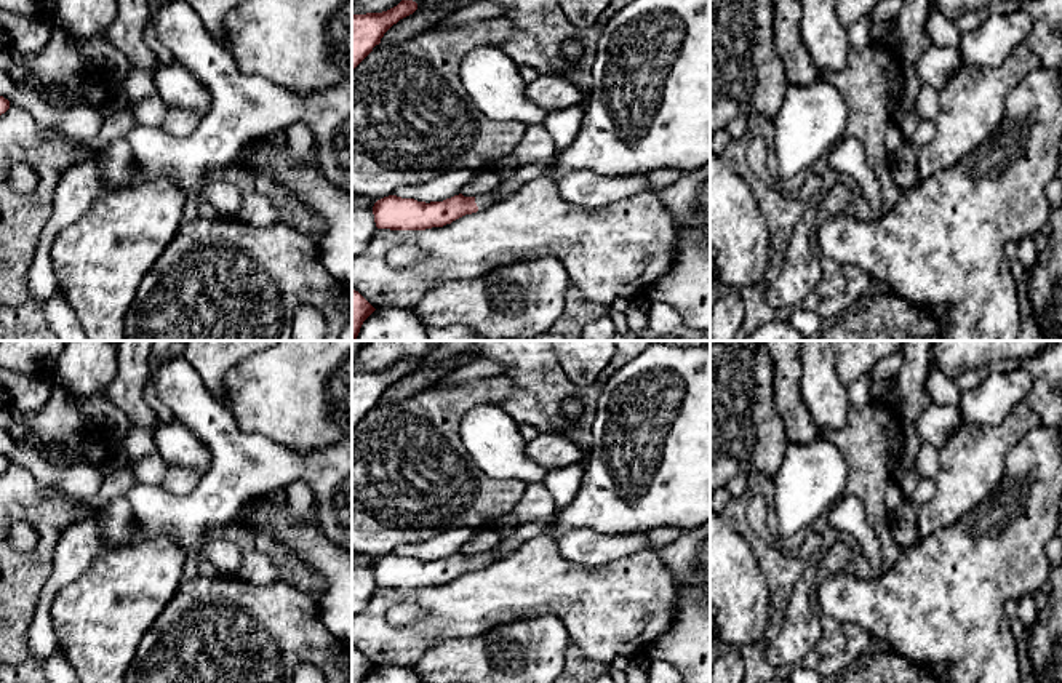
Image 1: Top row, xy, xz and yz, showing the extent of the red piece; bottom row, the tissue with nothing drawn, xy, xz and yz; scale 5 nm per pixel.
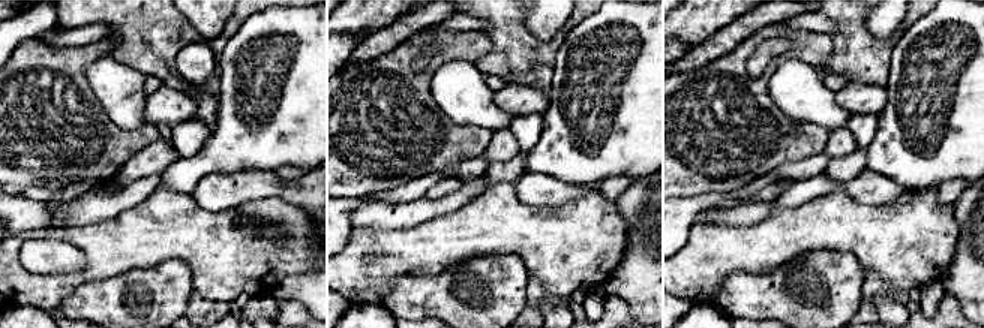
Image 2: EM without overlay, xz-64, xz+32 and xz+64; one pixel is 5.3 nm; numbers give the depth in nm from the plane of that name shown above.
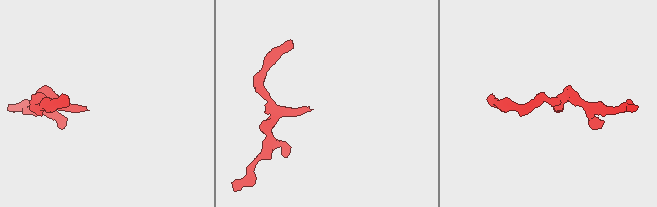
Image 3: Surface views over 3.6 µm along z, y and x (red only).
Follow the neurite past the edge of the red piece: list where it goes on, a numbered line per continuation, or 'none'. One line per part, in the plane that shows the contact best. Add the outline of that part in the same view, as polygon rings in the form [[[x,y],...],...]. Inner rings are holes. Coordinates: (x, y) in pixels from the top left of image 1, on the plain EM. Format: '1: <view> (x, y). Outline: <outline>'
1: xz (488, 555). Outline: [[[496,545],[489,547],[489,549],[485,549],[483,552],[475,553],[475,561],[478,565],[478,569],[494,563],[496,560],[497,560]]]

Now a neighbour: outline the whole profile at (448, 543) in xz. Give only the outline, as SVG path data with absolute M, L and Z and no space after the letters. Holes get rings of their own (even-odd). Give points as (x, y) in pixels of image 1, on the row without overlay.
M453 528L419 544L401 544L393 550L393 553L401 557L414 557L425 561L443 560L446 557L459 553L462 544L470 539L473 531L477 529Z

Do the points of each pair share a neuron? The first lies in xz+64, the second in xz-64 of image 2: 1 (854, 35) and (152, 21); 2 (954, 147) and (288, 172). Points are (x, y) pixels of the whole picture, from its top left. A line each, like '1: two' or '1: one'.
1: one
2: two

